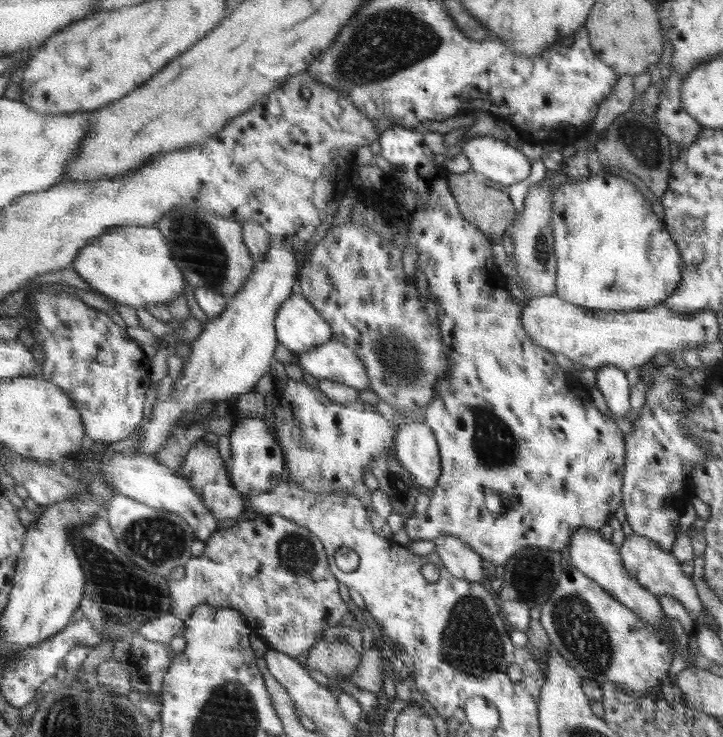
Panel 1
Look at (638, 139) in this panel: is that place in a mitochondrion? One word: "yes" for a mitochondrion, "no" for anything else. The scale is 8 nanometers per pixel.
yes

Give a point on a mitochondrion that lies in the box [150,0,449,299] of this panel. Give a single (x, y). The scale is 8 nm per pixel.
(387, 41)

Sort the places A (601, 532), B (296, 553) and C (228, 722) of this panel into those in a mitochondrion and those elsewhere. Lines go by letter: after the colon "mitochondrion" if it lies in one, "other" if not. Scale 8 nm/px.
A: other
B: mitochondrion
C: mitochondrion

